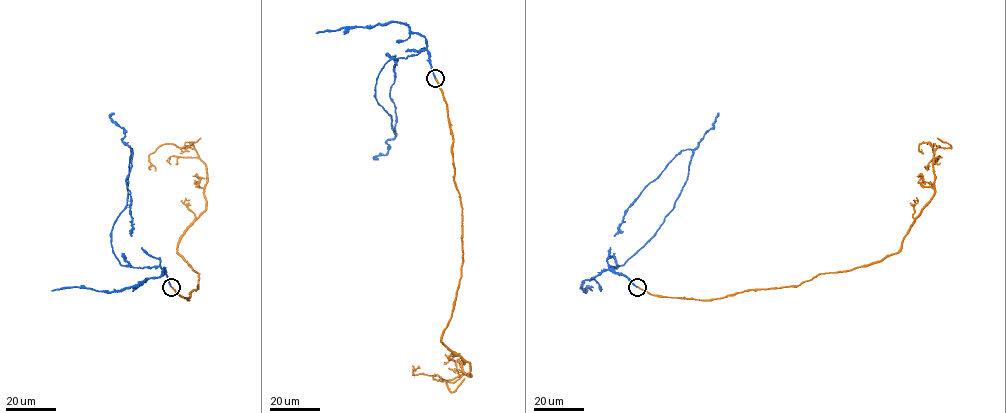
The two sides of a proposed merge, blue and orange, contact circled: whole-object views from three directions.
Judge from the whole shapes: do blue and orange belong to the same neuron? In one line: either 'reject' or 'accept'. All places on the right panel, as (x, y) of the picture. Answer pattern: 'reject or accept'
accept

